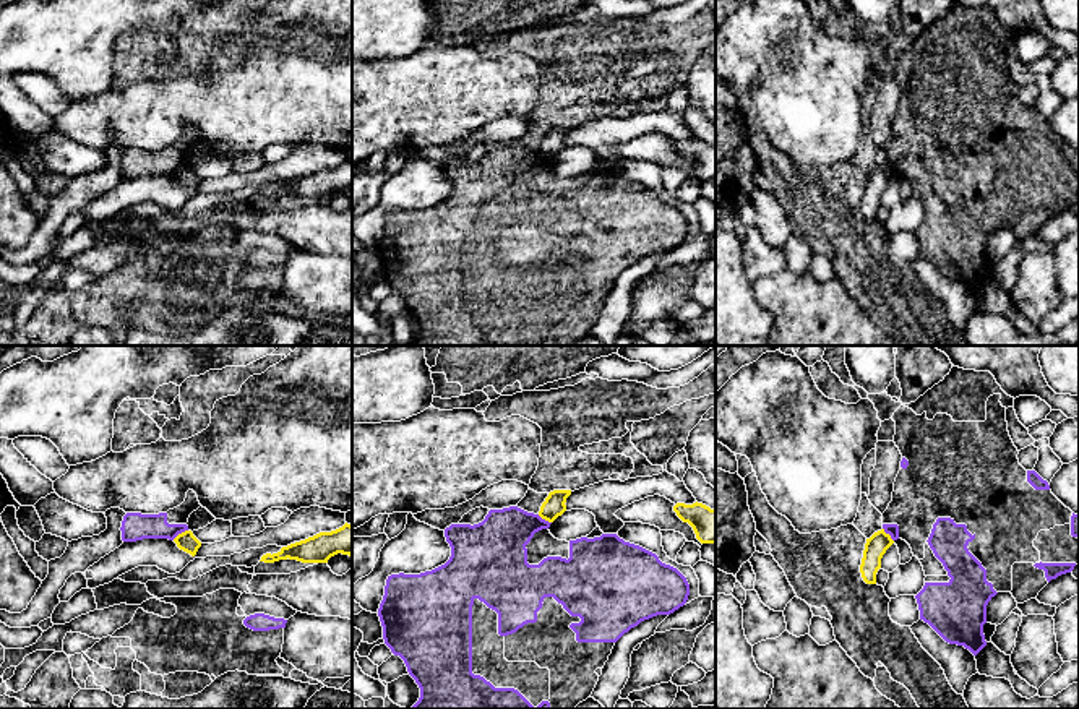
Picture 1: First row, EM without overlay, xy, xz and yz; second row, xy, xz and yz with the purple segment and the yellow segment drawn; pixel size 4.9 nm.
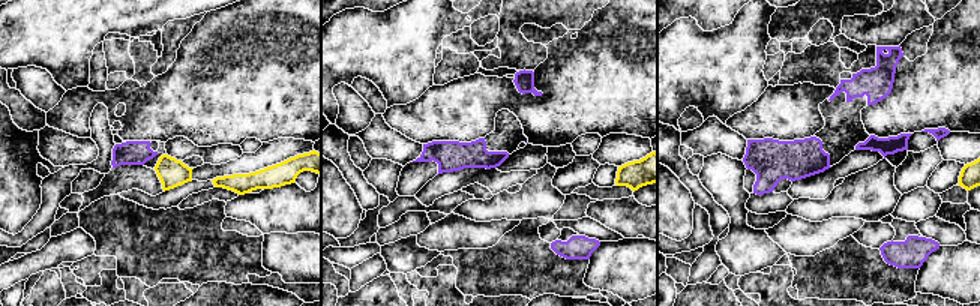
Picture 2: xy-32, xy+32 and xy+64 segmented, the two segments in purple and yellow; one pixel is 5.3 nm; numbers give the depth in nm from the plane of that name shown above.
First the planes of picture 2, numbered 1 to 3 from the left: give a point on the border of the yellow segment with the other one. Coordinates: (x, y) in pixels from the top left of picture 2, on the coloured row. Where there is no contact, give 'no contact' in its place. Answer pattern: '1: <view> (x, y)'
1: no contact
2: no contact
3: no contact

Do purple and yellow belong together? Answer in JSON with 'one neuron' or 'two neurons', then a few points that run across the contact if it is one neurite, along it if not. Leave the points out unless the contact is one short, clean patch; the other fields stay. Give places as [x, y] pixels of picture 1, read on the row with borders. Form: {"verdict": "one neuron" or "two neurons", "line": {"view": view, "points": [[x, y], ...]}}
{"verdict": "two neurons", "line": {"view": "xy", "points": [[187, 529], [172, 539]]}}

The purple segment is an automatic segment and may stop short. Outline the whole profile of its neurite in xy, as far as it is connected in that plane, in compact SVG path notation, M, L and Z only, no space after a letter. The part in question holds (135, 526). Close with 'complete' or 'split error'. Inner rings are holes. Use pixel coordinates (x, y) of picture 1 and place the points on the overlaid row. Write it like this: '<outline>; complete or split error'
M193 490L187 492L185 501L159 514L127 513L122 521L122 540L136 542L143 539L169 539L188 531L188 518L200 508L198 496Z; split error

